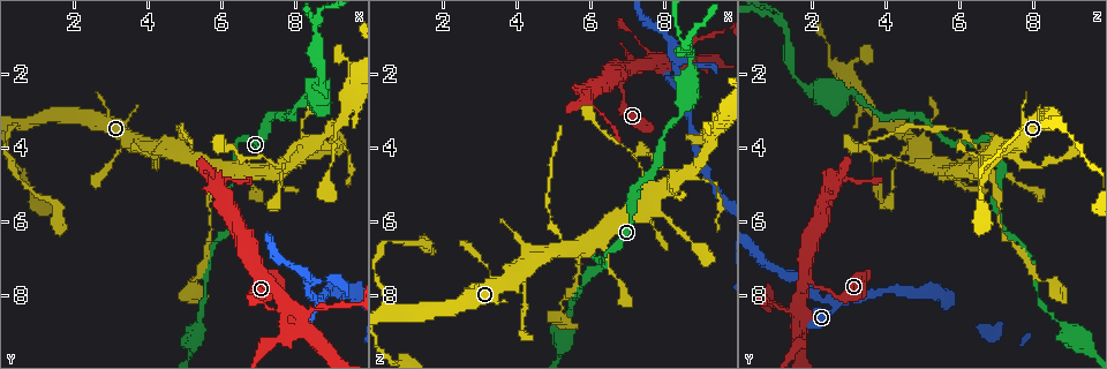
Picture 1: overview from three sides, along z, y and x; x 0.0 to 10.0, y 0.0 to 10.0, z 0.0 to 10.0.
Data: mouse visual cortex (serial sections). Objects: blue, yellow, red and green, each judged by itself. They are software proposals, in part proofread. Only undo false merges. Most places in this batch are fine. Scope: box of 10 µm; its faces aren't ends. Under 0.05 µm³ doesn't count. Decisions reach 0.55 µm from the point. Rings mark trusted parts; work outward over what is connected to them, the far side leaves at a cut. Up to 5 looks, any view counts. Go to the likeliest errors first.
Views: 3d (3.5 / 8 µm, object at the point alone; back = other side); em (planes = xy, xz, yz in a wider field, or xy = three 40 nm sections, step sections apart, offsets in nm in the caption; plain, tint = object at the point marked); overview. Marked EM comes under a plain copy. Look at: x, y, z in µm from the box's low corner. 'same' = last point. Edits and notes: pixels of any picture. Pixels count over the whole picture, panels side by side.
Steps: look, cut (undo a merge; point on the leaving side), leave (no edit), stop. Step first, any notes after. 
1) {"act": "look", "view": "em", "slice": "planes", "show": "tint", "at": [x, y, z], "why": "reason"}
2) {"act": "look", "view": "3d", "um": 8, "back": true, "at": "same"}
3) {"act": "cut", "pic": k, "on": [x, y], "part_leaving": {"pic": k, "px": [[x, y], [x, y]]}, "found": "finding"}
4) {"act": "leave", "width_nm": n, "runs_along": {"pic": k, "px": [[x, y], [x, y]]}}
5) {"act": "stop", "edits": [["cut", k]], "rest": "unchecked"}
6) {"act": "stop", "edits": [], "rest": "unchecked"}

{"act": "look", "view": "3d", "um": 3.5, "at": [7.95, 8.45, 1.70], "why": "small branch off a trunk"}

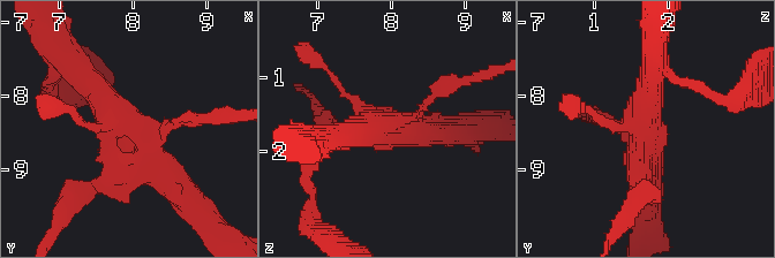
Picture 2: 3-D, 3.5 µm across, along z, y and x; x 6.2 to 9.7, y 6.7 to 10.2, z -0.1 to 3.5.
{"act": "look", "view": "em", "slice": "xy", "step": 1, "show": "tint", "at": [8.00, 8.45, 1.65], "why": "now the EM"}

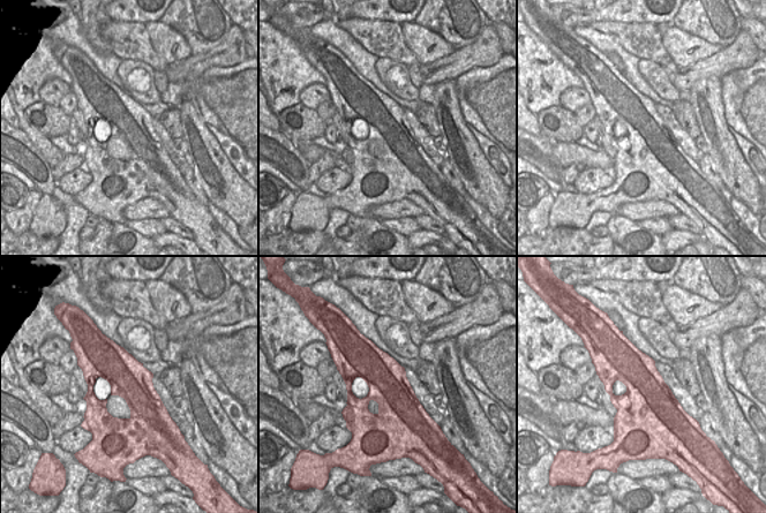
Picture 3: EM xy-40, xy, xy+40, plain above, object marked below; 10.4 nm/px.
{"act": "leave", "found": "all the same cell"}

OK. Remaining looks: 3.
{"act": "look", "view": "em", "slice": "xy", "step": 3, "show": "tint", "at": [5.65, 5.75, 7.10], "why": "a narrow waist"}

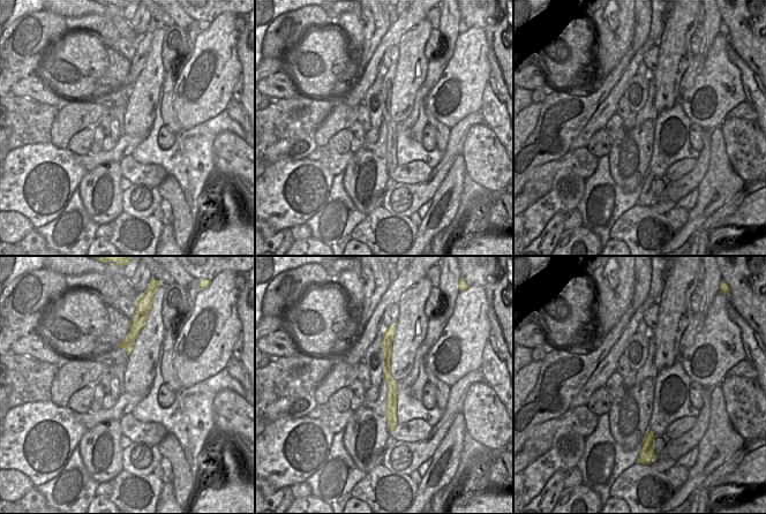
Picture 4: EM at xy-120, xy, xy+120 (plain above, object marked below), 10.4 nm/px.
{"act": "look", "view": "3d", "um": 3.5, "at": "same", "why": "see where the arms go"}

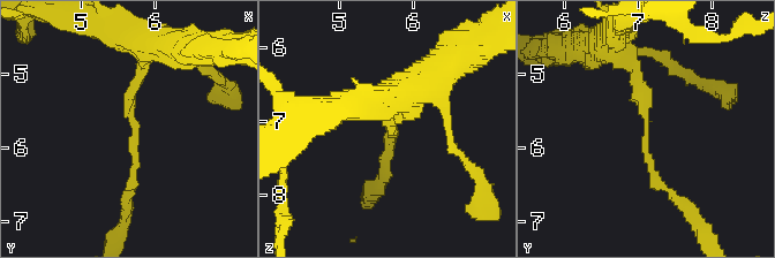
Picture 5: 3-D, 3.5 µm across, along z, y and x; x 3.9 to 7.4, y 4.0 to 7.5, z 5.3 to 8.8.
{"act": "leave", "arm_widths_nm": [150, 150], "runs_along": {"pic": 5, "px": [[625, 60], [637, 75], [648, 162], [672, 195]]}, "found": "one cell here"}

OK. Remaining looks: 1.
{"act": "stop", "edits": [], "rest": "unchecked"}

